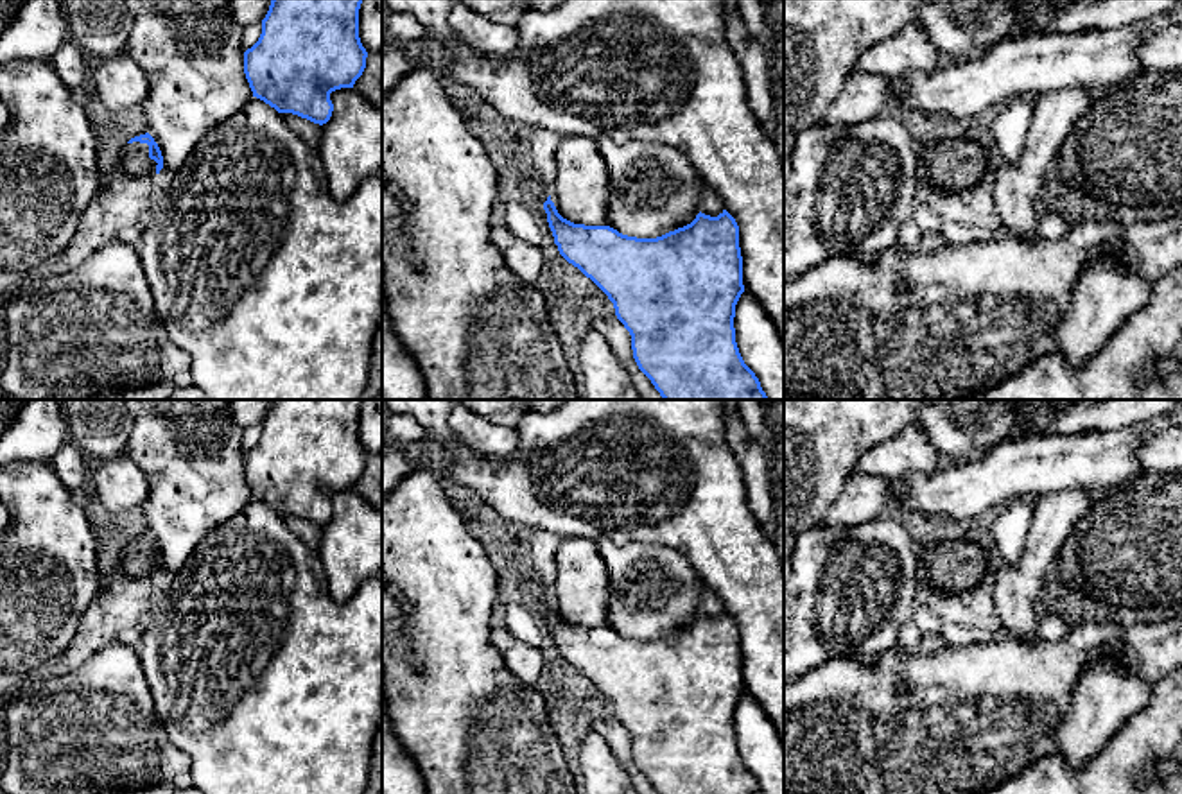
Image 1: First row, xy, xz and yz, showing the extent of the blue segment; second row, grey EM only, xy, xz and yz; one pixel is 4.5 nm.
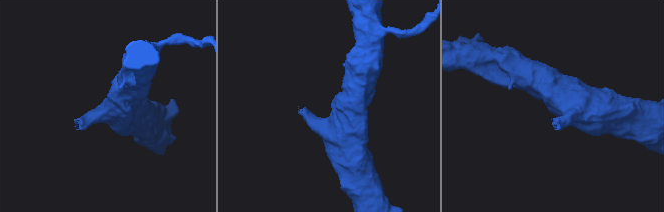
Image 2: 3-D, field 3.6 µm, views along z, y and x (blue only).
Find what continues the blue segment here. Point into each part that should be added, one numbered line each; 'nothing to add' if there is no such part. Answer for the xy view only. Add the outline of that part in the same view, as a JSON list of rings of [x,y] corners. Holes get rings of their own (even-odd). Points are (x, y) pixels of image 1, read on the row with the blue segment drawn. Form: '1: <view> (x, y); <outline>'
1: xy (133, 160); [[[133,142],[120,147],[118,160],[115,161],[117,172],[122,172],[129,177],[142,174],[156,174],[156,161],[149,158],[149,145]]]

